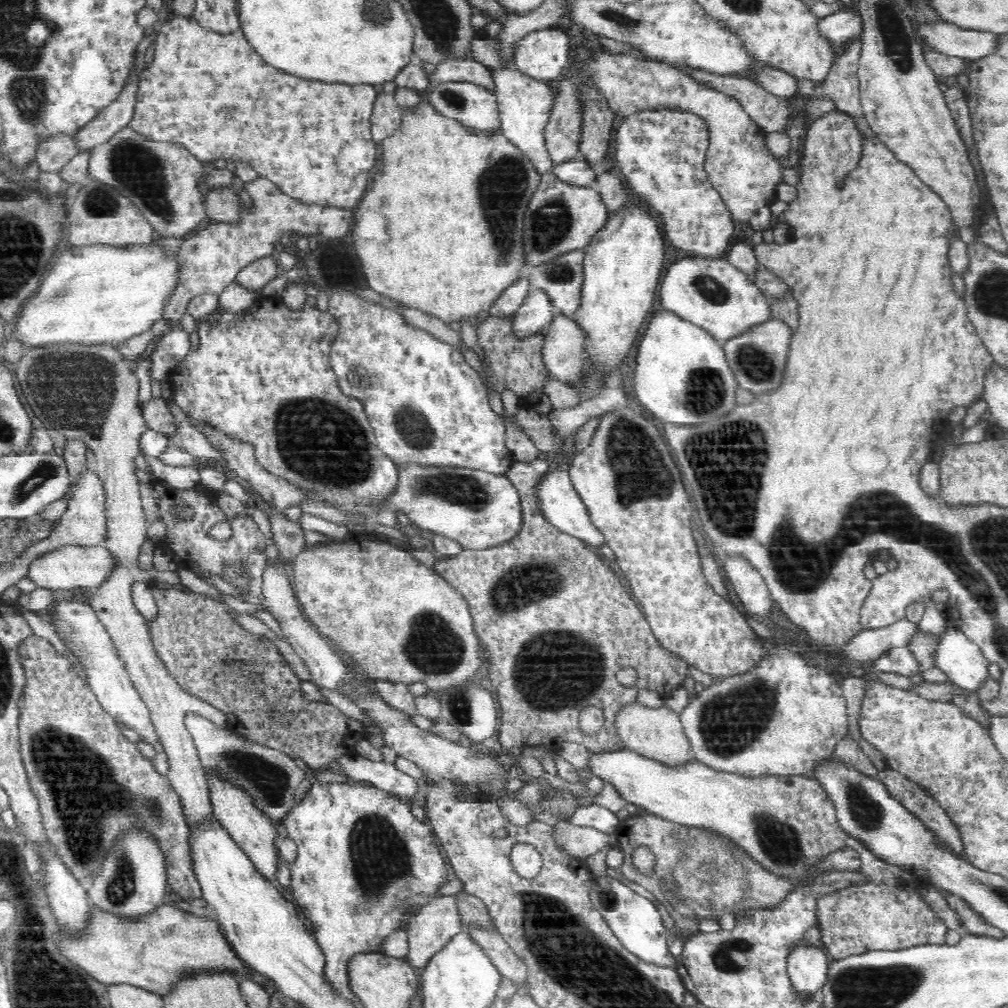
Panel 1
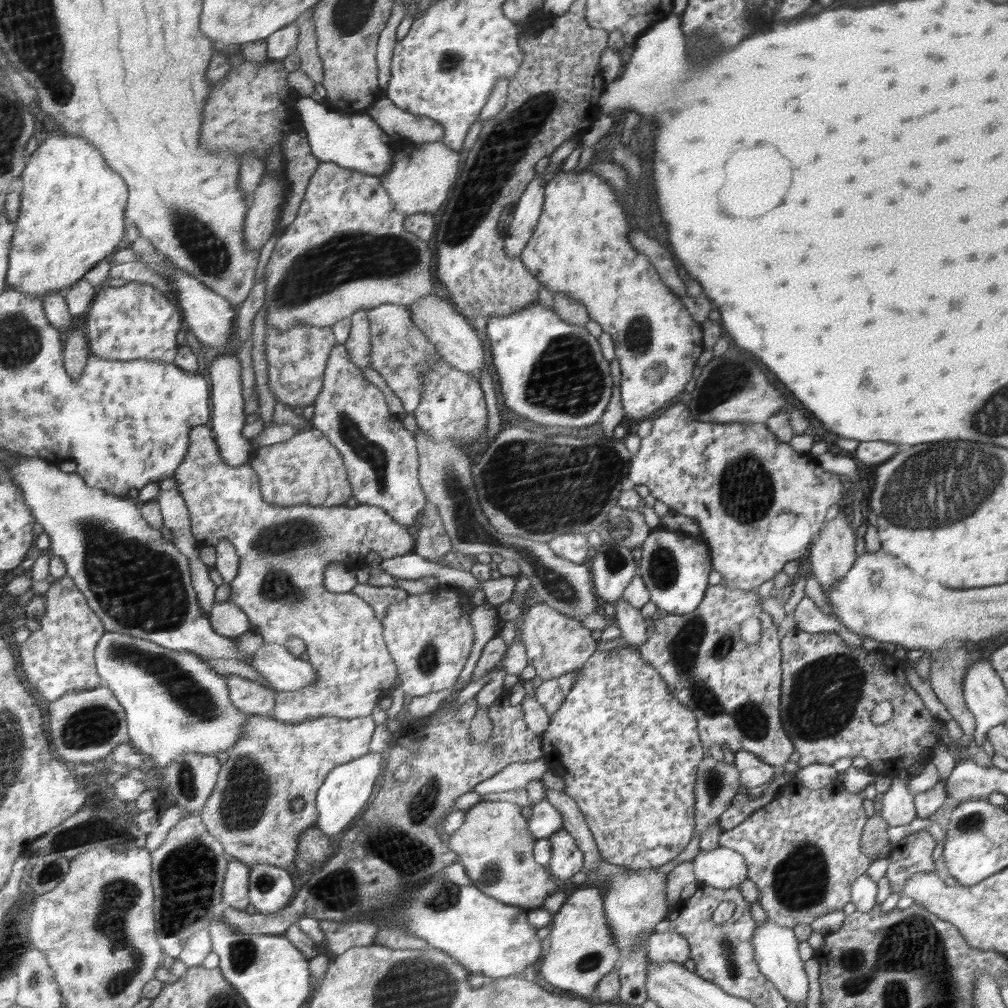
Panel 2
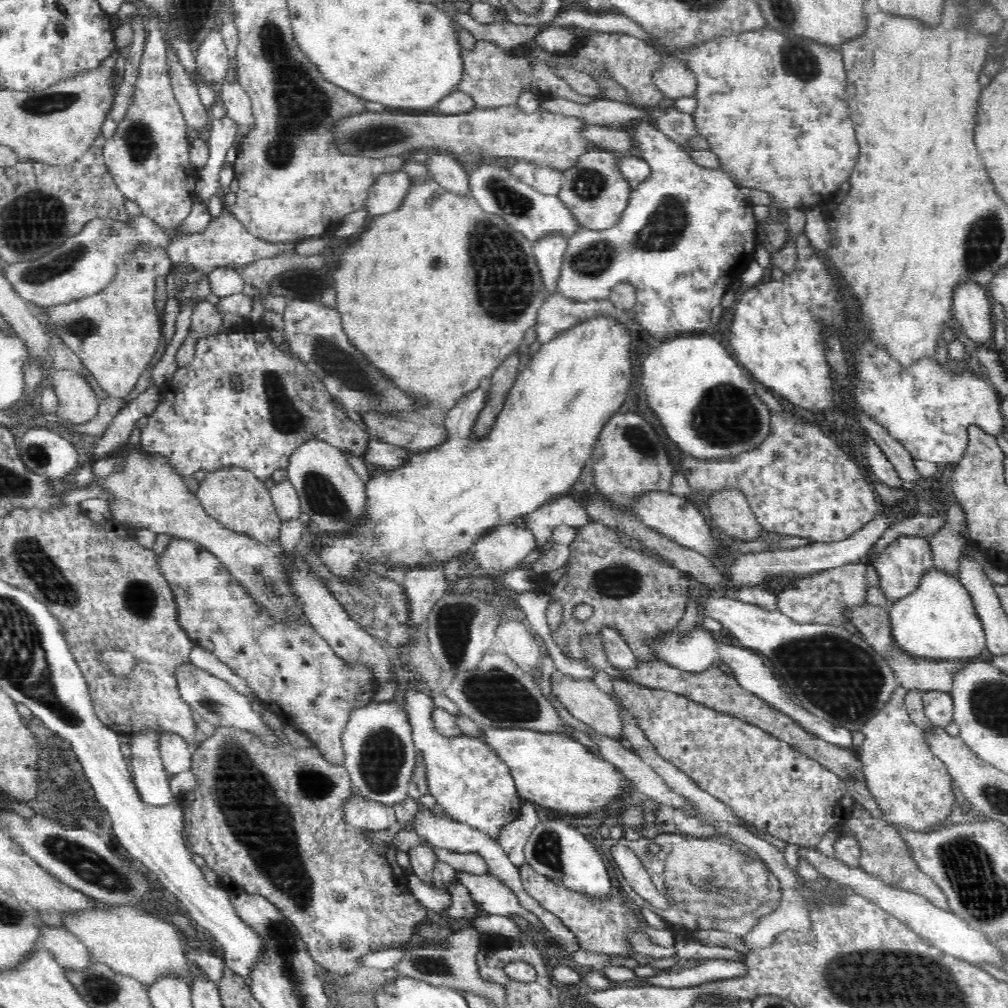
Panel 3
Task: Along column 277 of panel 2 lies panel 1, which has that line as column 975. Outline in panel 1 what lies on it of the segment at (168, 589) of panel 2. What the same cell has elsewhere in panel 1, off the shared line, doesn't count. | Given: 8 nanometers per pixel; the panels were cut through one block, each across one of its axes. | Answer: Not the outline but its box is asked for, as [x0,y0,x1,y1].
[931,627,990,691]

